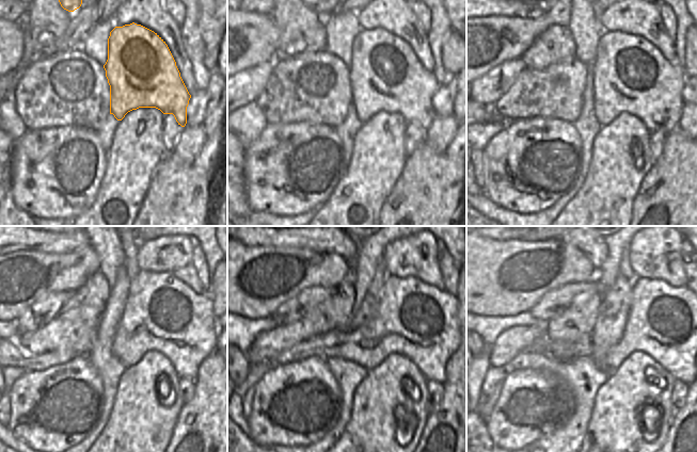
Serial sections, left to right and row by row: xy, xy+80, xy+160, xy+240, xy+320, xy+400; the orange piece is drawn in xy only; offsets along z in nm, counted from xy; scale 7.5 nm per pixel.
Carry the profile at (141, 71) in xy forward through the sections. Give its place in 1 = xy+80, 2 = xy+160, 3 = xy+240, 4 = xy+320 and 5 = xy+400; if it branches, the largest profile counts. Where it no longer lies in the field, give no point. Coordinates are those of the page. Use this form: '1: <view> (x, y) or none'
1: xy+80 (385, 75)
2: xy+160 (631, 75)
3: xy+240 (162, 313)
4: xy+320 (416, 320)
5: xy+400 (668, 323)

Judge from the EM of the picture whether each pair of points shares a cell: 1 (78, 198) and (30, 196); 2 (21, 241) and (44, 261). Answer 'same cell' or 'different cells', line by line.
1: same cell
2: different cells

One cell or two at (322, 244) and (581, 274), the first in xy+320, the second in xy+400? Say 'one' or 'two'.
two

